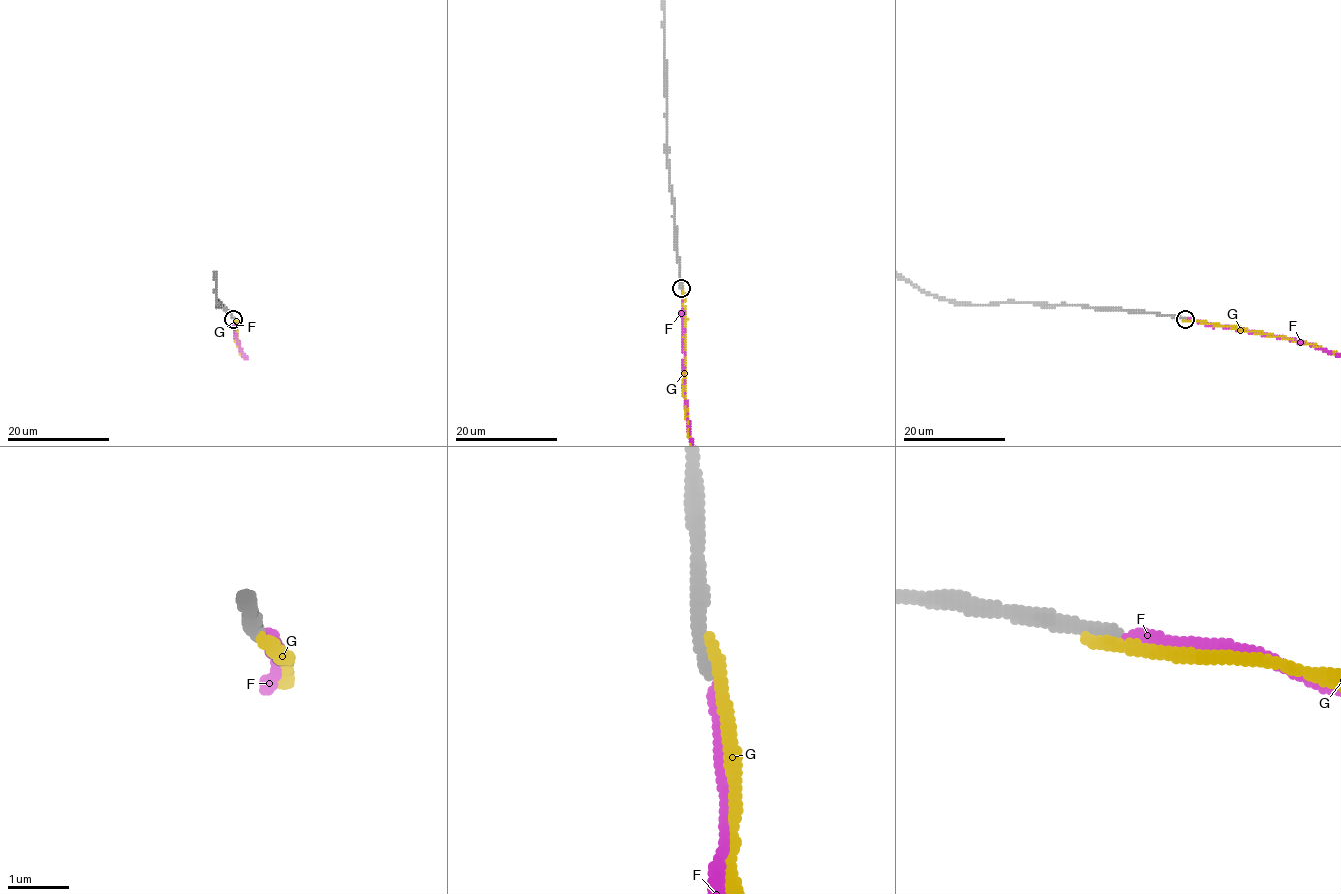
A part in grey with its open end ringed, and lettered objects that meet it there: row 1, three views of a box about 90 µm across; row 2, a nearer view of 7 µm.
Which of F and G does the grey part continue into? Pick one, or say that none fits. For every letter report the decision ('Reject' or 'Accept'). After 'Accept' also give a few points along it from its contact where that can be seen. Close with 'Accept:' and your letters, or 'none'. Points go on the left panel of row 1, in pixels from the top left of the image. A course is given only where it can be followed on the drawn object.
F: Accept
G: Reject
Accept: F

